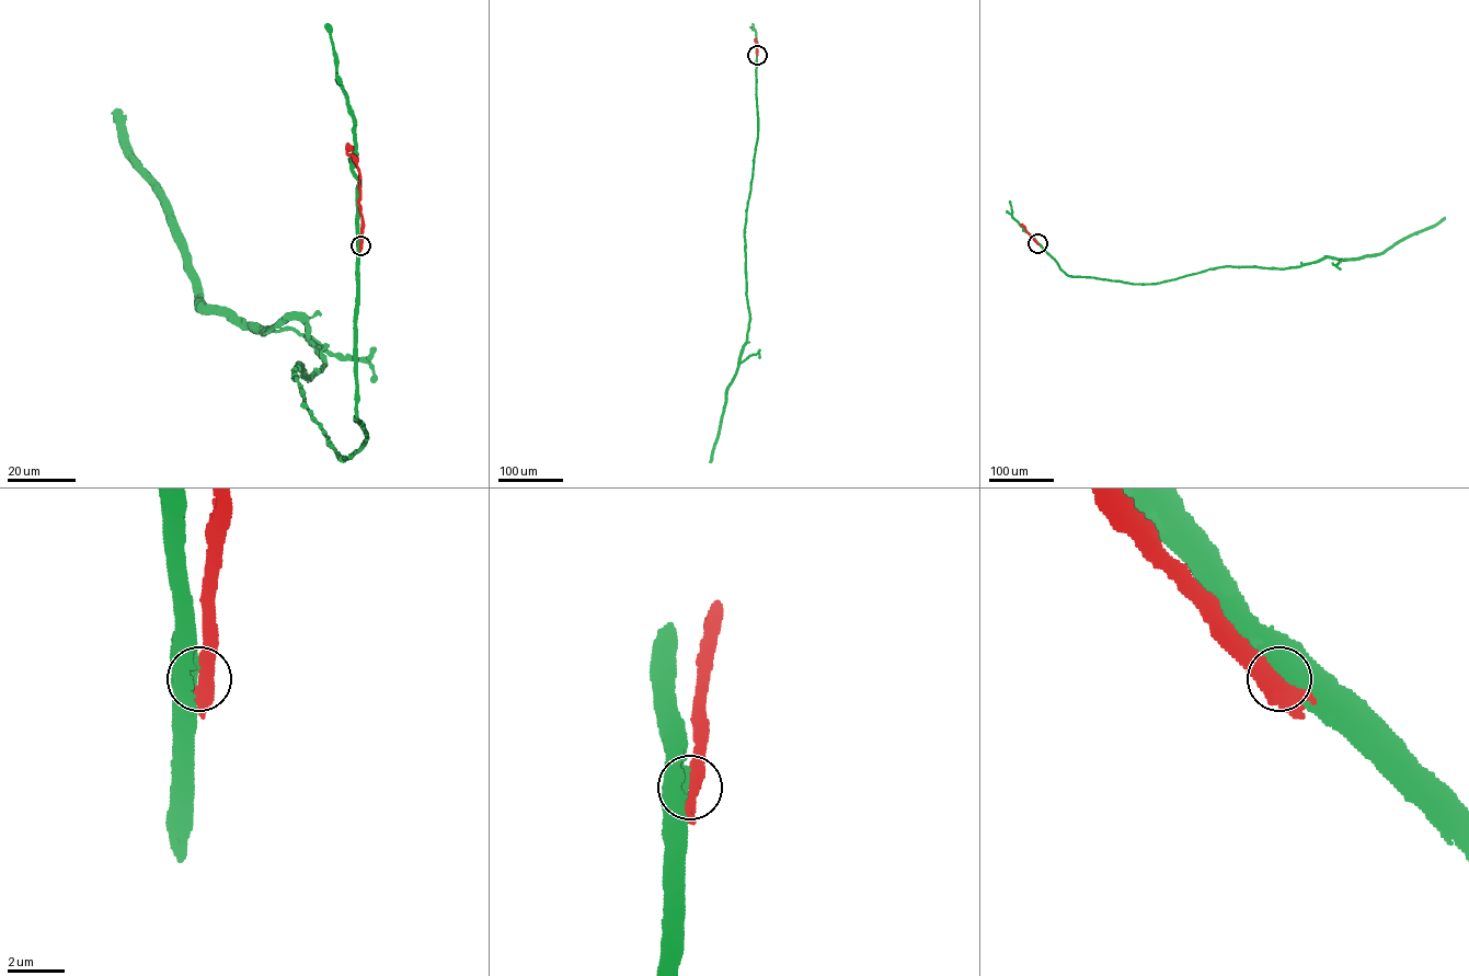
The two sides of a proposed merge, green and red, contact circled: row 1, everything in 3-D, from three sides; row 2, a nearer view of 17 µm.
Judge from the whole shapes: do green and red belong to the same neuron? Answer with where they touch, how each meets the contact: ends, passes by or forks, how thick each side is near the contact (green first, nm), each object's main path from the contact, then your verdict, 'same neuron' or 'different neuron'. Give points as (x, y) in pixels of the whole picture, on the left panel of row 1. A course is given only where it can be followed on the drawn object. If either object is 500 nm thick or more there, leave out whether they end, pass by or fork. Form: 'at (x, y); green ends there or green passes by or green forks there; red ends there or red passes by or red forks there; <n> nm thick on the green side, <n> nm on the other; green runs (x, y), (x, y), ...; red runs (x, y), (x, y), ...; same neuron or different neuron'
at (360, 245); 850 nm thick on the green side, 480 nm on the other; green runs (359, 245), (366, 434), (349, 457), (295, 379), (324, 363), (307, 328), (199, 307); red runs (359, 245), (359, 175), (355, 162), (347, 153), (352, 146); different neuron

